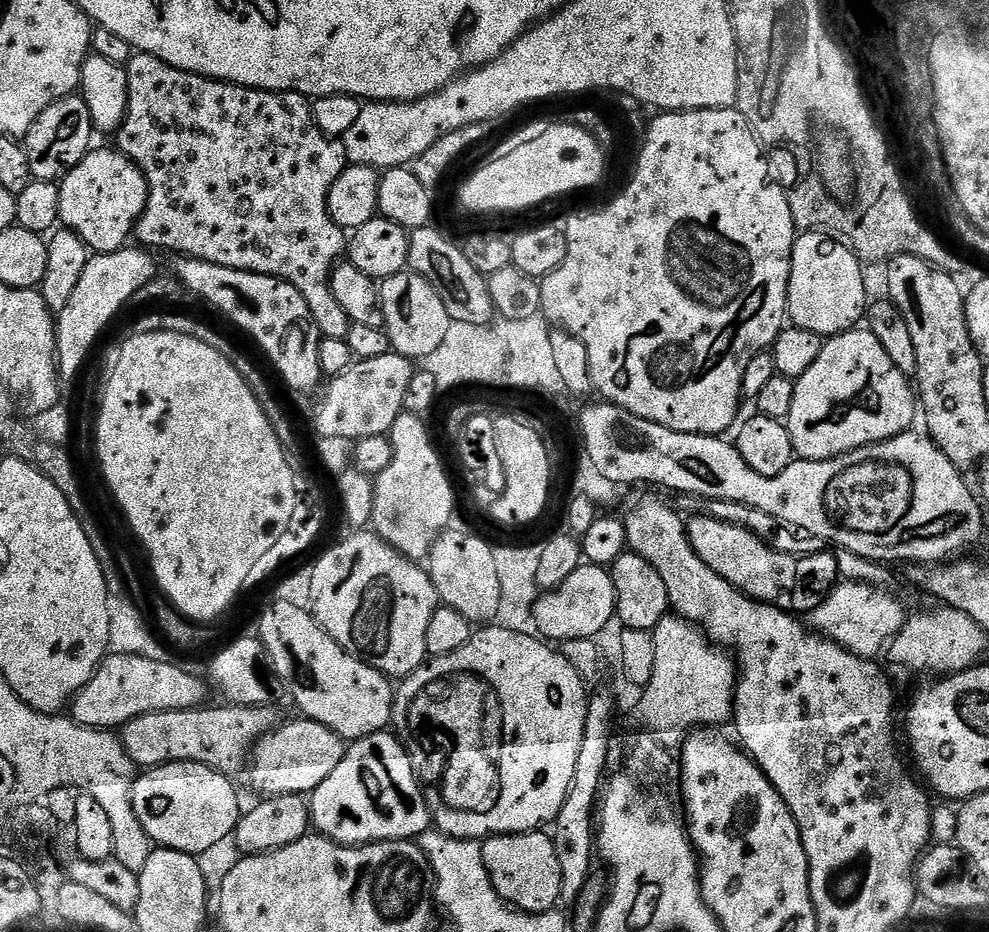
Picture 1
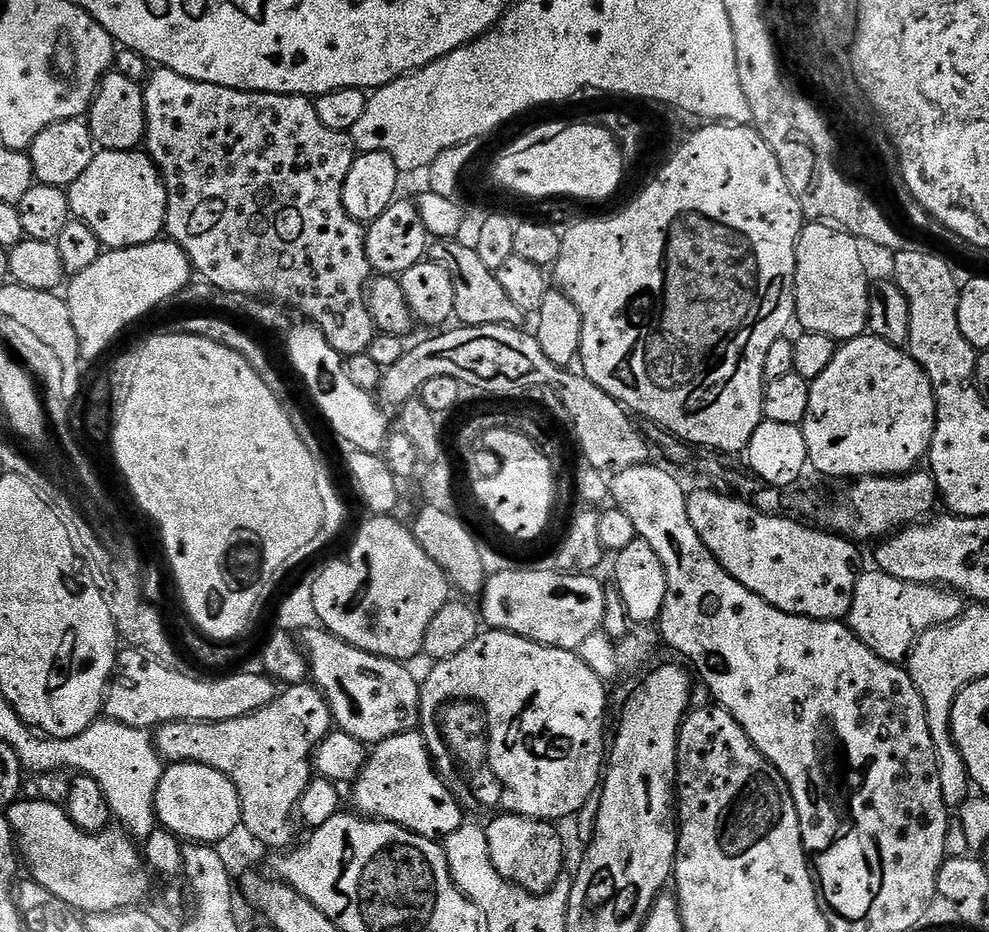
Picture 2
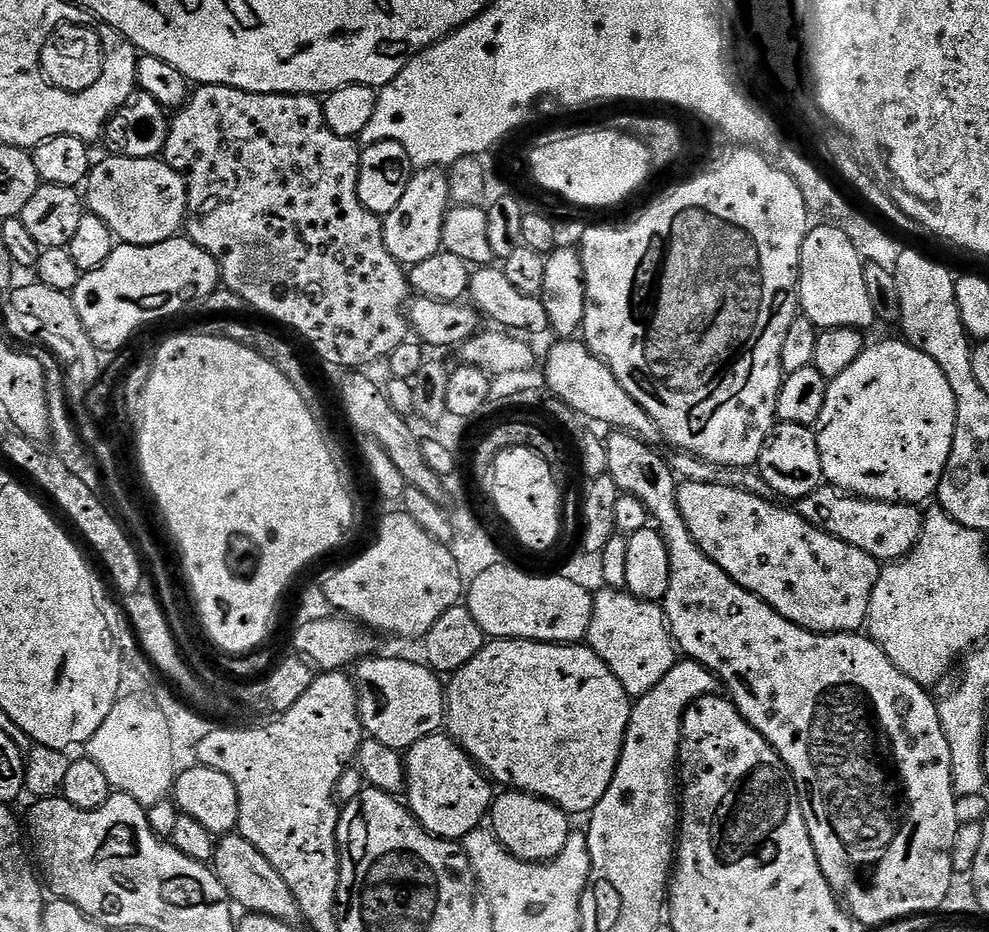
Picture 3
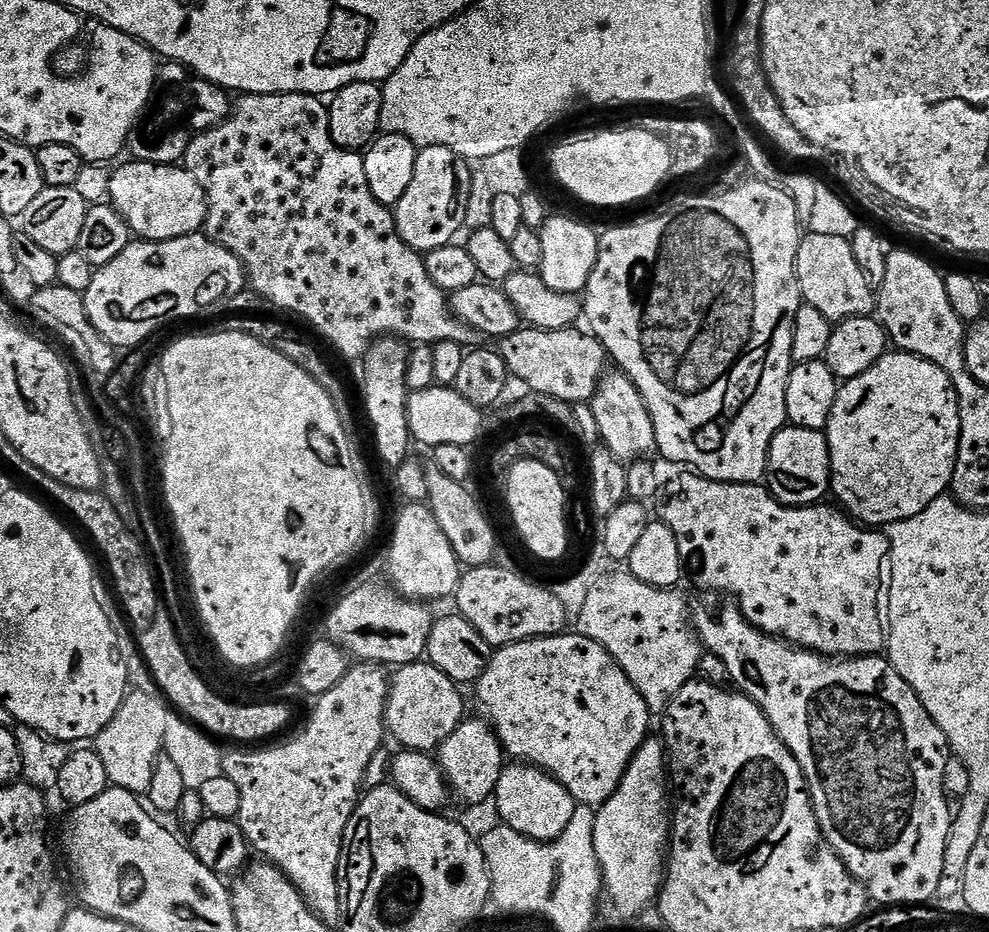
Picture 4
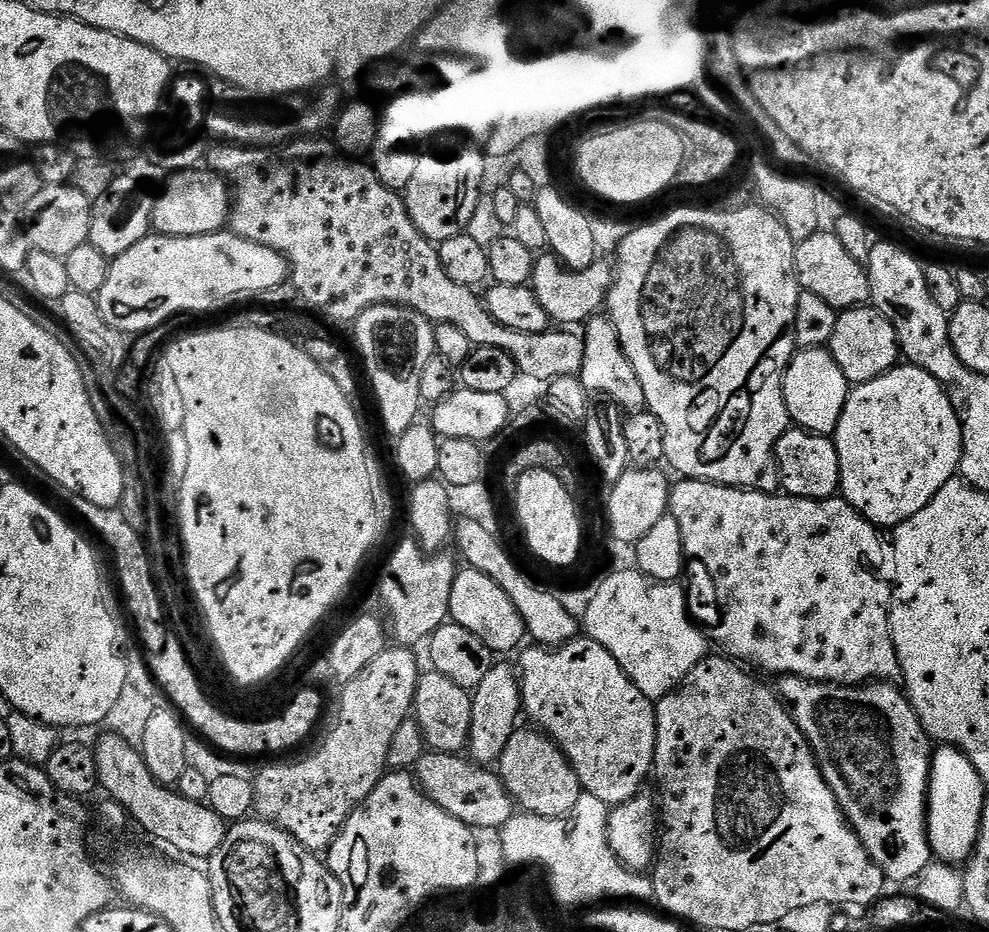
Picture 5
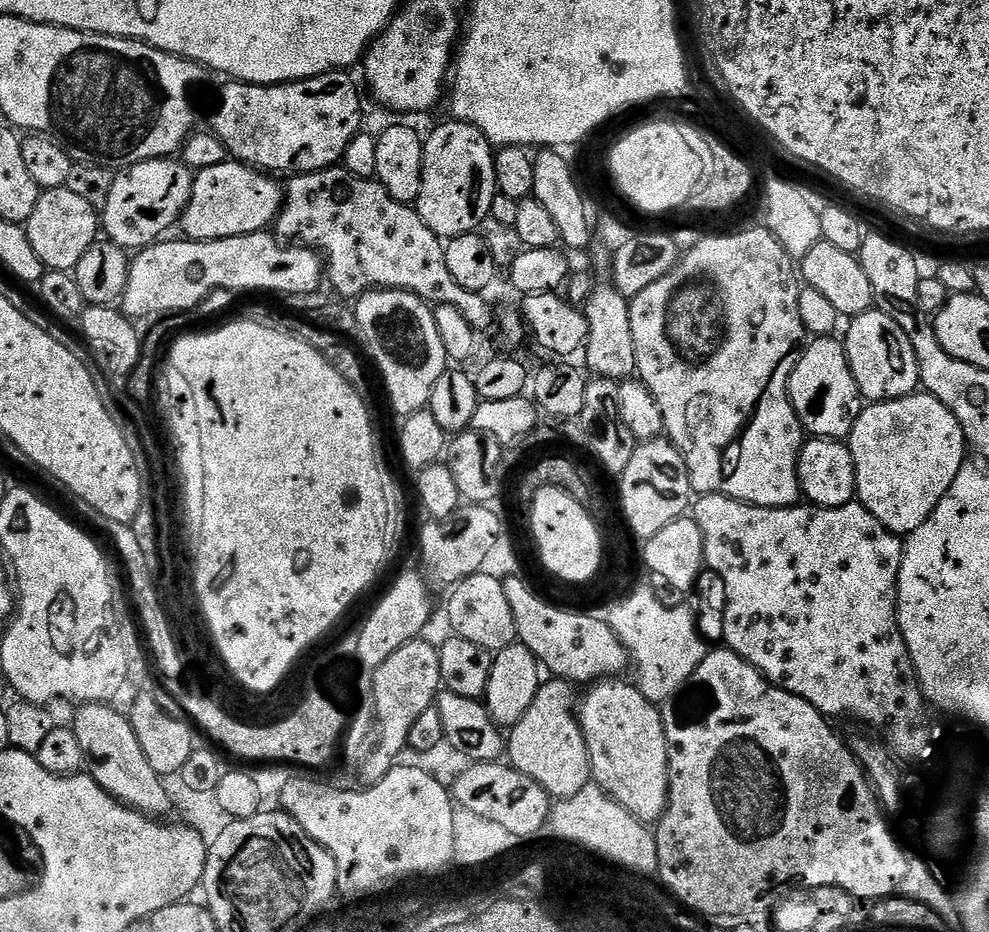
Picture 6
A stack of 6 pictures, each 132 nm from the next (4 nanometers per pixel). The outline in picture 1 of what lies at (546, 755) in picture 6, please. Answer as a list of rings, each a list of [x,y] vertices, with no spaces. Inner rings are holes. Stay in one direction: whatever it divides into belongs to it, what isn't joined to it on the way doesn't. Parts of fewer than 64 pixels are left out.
[[[547,831],[490,836],[480,844],[480,849],[490,882],[505,904],[522,912],[551,912],[561,903],[561,867],[558,866],[554,842]]]

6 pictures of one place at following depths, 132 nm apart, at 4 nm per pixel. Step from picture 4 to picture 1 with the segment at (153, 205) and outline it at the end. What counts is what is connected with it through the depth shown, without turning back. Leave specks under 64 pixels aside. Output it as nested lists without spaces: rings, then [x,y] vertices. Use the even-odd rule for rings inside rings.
[[[115,147],[98,148],[88,151],[82,162],[59,181],[58,202],[60,224],[78,234],[86,247],[96,254],[116,252],[129,243],[148,201],[144,171]]]

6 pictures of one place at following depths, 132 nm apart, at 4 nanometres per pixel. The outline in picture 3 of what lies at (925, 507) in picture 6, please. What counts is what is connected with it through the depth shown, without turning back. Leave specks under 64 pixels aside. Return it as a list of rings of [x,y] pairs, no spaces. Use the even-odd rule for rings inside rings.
[[[903,339],[884,340],[881,344],[869,343],[858,359],[849,368],[842,370],[838,378],[830,381],[826,390],[826,403],[822,405],[822,414],[814,425],[816,441],[818,442],[818,454],[822,458],[822,470],[824,479],[831,487],[838,488],[853,496],[862,496],[866,500],[885,500],[891,504],[915,504],[923,505],[923,500],[932,500],[936,495],[938,486],[942,482],[942,474],[948,465],[950,450],[956,433],[956,399],[954,390],[950,390],[950,382],[946,382],[946,374],[942,374],[942,366],[930,358],[930,354],[922,354],[913,344]]]

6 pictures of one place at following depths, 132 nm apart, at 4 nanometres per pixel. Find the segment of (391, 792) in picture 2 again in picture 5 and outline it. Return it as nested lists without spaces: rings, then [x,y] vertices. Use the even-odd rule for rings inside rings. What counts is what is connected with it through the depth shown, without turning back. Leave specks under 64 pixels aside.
[[[493,663],[490,674],[482,678],[482,682],[471,693],[472,697],[472,729],[468,735],[470,756],[481,766],[492,766],[497,763],[506,750],[506,742],[518,730],[516,724],[522,720],[522,701],[520,699],[520,677],[517,669],[508,664]]]

